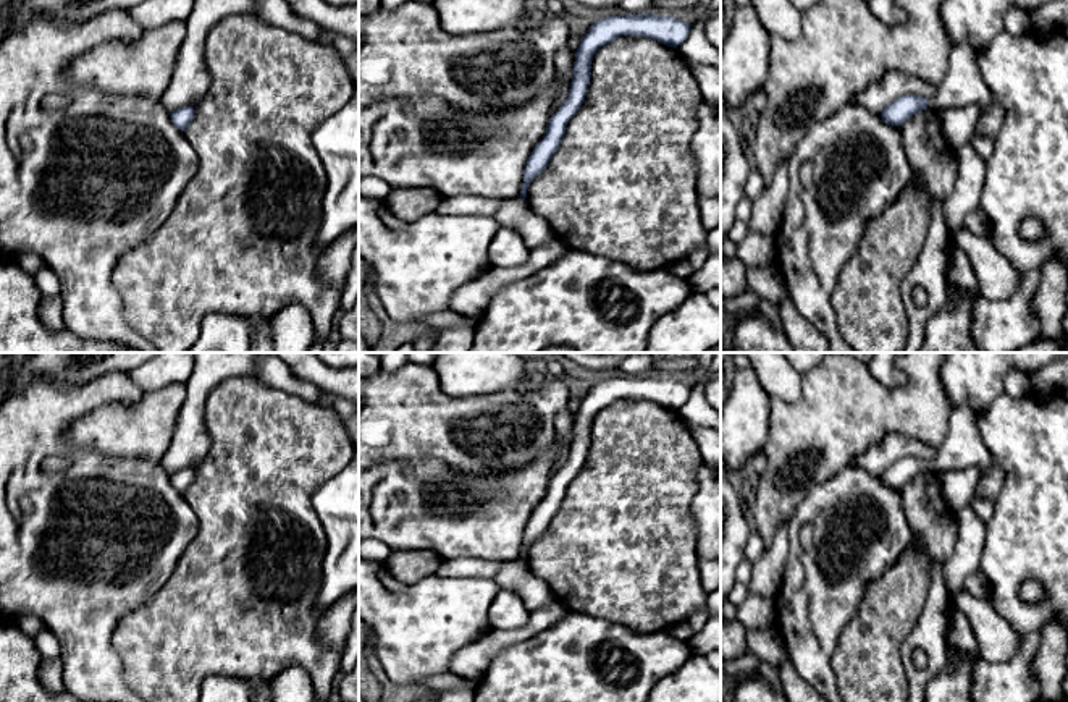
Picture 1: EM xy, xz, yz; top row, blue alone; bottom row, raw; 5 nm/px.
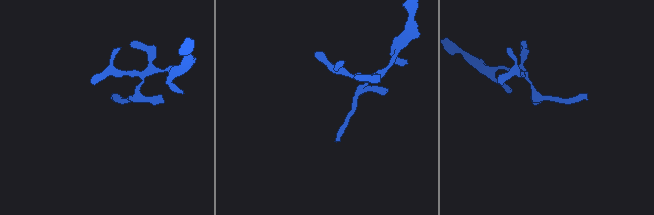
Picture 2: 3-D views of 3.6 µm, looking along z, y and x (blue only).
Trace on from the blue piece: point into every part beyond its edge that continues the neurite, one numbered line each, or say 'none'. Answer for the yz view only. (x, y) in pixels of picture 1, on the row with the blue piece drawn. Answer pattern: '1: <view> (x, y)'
1: yz (963, 84)

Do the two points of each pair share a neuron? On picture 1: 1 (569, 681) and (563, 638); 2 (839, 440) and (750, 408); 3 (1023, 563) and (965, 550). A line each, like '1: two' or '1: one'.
1: one
2: two
3: two

